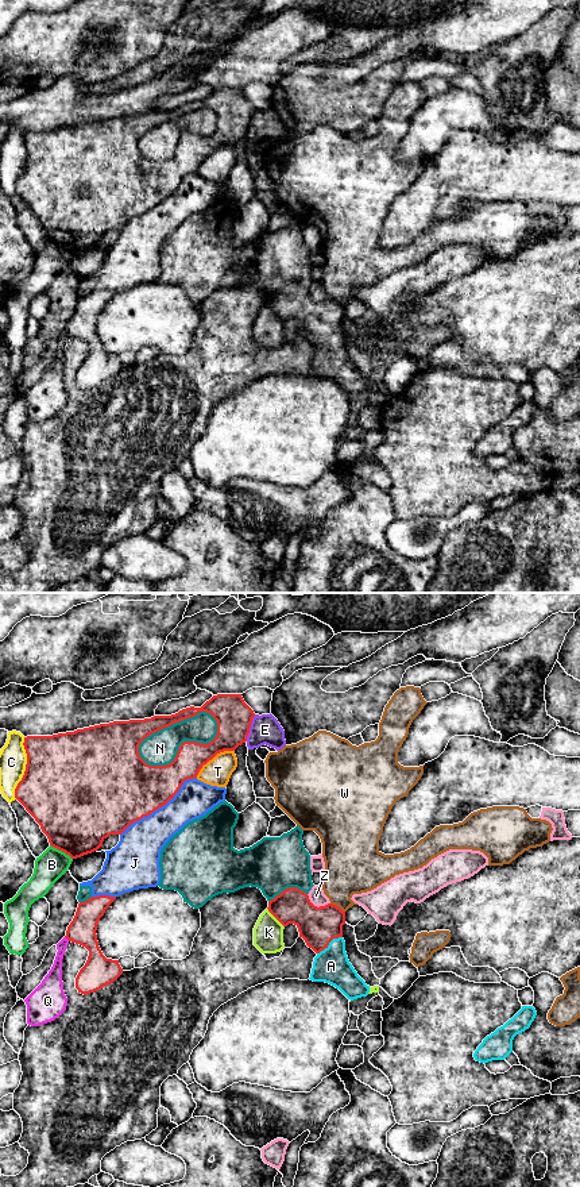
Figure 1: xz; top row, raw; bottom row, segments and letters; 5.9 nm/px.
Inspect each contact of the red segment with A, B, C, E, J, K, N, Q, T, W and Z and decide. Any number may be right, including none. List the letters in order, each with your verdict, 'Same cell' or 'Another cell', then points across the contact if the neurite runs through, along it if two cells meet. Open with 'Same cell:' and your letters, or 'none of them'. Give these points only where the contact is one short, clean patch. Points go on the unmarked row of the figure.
Same cell: A
A: Same cell. Path across: xz (317, 322), (329, 336), (331, 361)
B: Another cell. Boundary: xz (50, 239), (64, 246), (72, 254)
C: Another cell
E: Another cell. Boundary: xz (255, 110), (246, 135)
J: Another cell
K: Another cell. Boundary: xz (267, 303), (283, 322)
N: Another cell
Q: Another cell. Boundary: xz (65, 331), (69, 335)
T: Another cell
W: Another cell. Boundary: xz (331, 297), (344, 307)
Z: Another cell

